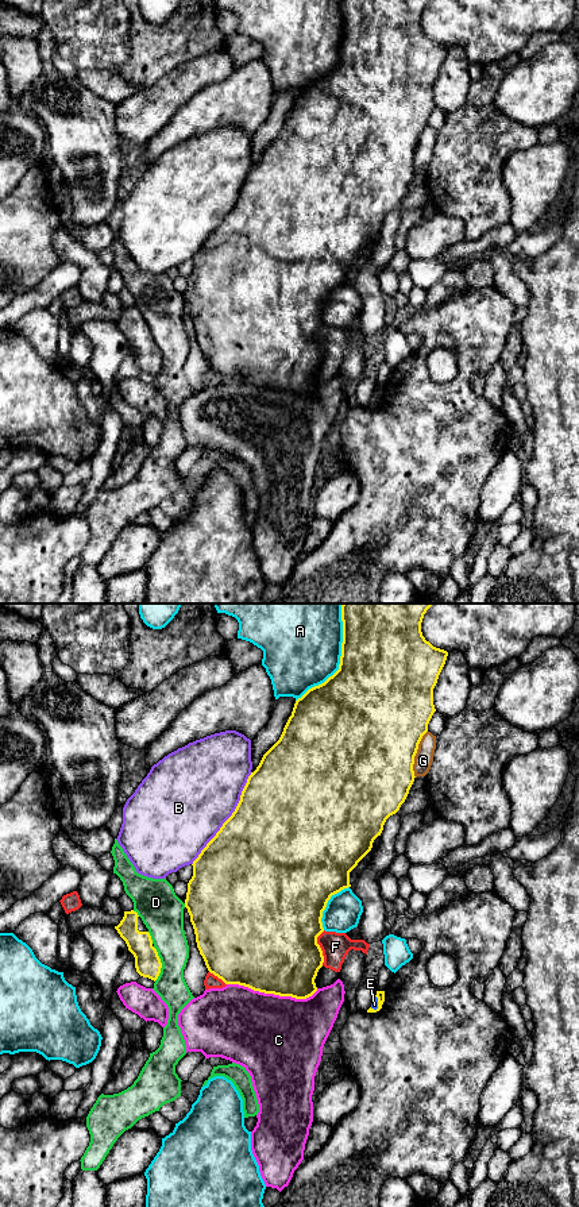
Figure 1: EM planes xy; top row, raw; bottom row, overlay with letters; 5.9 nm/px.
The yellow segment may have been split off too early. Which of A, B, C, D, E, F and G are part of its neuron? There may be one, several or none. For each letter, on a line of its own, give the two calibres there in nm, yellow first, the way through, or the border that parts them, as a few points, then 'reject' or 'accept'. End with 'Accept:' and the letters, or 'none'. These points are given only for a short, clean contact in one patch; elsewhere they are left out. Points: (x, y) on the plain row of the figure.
A: 500 nm thick on the yellow side, 480 nm on the other; reject
B: 500 nm thick on the yellow side, 500 nm on the other; reject
C: 500 nm thick on the yellow side, 480 nm on the other; reject
D: 160 nm thick on the yellow side, 220 nm on the other; reject
E: 50 nm thick on the yellow side, 40 nm on the other; reject
F: 480 nm thick on the yellow side, 170 nm on the other; reject
G: 500 nm thick on the yellow side, 110 nm on the other; reject
Accept: none

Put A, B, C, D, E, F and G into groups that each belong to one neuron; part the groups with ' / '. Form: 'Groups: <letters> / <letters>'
Groups: A / B / C / D / E / F / G

